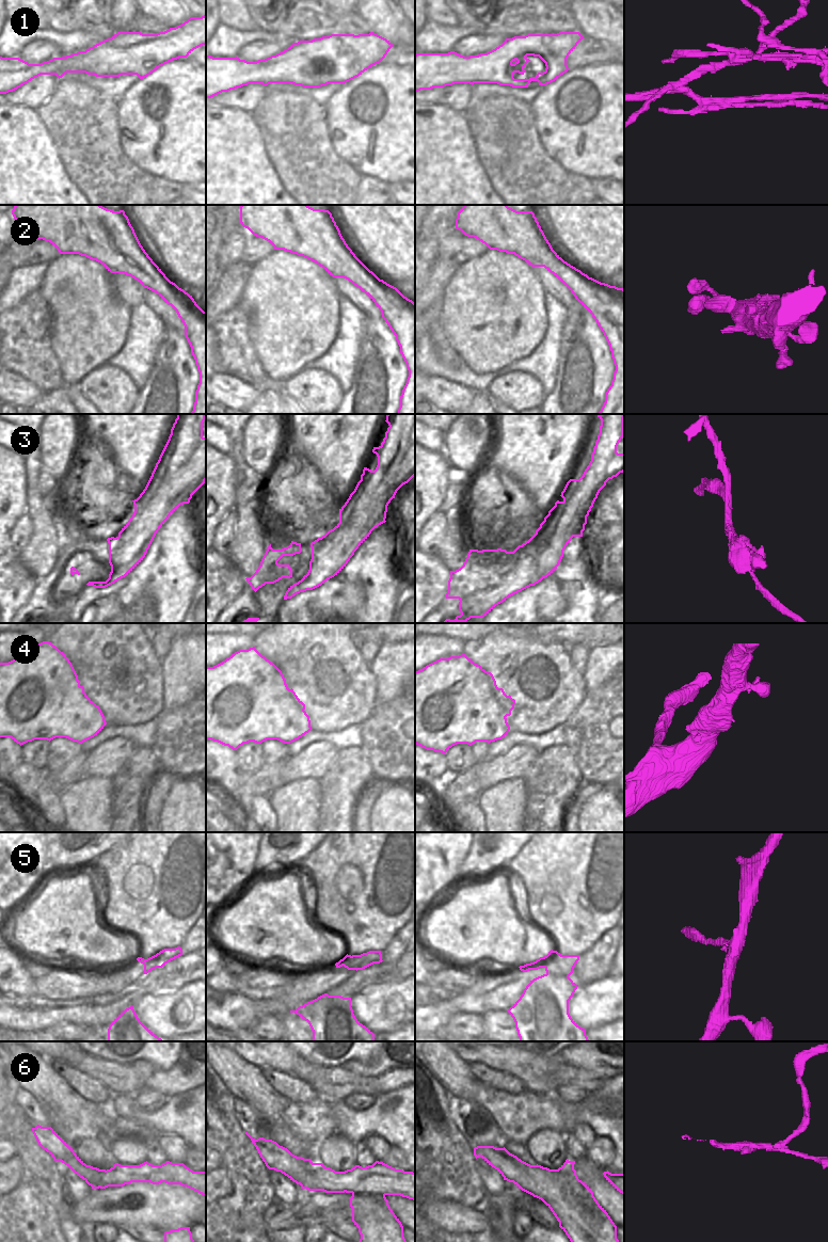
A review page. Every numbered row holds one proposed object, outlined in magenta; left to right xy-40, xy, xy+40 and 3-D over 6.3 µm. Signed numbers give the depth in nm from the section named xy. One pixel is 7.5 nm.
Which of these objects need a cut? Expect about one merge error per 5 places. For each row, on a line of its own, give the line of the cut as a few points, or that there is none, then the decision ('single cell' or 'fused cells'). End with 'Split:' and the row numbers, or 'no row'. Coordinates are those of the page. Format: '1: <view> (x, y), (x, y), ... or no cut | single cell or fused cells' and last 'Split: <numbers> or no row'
1: xy+40 (505, 40), (514, 54), (550, 47) | fused cells
2: no cut | single cell
3: xy+40 (563, 489), (572, 492), (575, 502), (584, 507), (561, 540) | fused cells
4: no cut | single cell
5: xy+40 (546, 972), (560, 972), (568, 976) | fused cells
6: xy (352, 1192), (378, 1192), (384, 1196) | fused cells
Split: 1, 3, 5, 6

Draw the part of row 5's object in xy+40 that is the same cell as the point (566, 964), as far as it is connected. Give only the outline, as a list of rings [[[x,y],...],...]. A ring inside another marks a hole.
[[[562,955],[553,966],[546,966],[545,971],[546,973],[559,972],[570,976],[578,960],[579,955]]]

